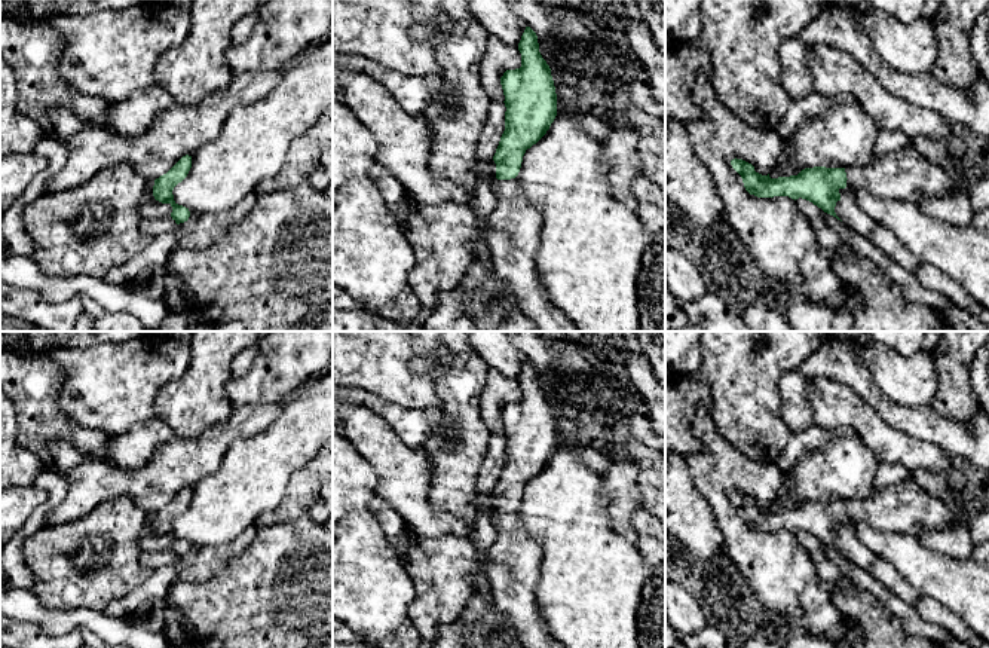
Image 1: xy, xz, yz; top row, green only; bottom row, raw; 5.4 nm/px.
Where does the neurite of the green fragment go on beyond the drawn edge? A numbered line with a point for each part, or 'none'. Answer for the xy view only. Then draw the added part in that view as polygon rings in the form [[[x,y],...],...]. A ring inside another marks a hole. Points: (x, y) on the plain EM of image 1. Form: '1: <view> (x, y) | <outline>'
none

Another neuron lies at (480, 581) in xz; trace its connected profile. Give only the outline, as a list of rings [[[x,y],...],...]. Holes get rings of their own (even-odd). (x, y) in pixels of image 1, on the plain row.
[[[478,551],[478,559],[481,562],[481,568],[478,569],[477,575],[472,580],[472,584],[475,587],[475,594],[484,596],[486,599],[492,600],[492,589],[486,572],[487,553]]]

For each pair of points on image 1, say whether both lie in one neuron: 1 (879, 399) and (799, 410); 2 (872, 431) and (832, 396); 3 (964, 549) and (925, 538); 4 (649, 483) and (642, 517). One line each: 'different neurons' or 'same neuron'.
1: same neuron
2: same neuron
3: same neuron
4: different neurons

